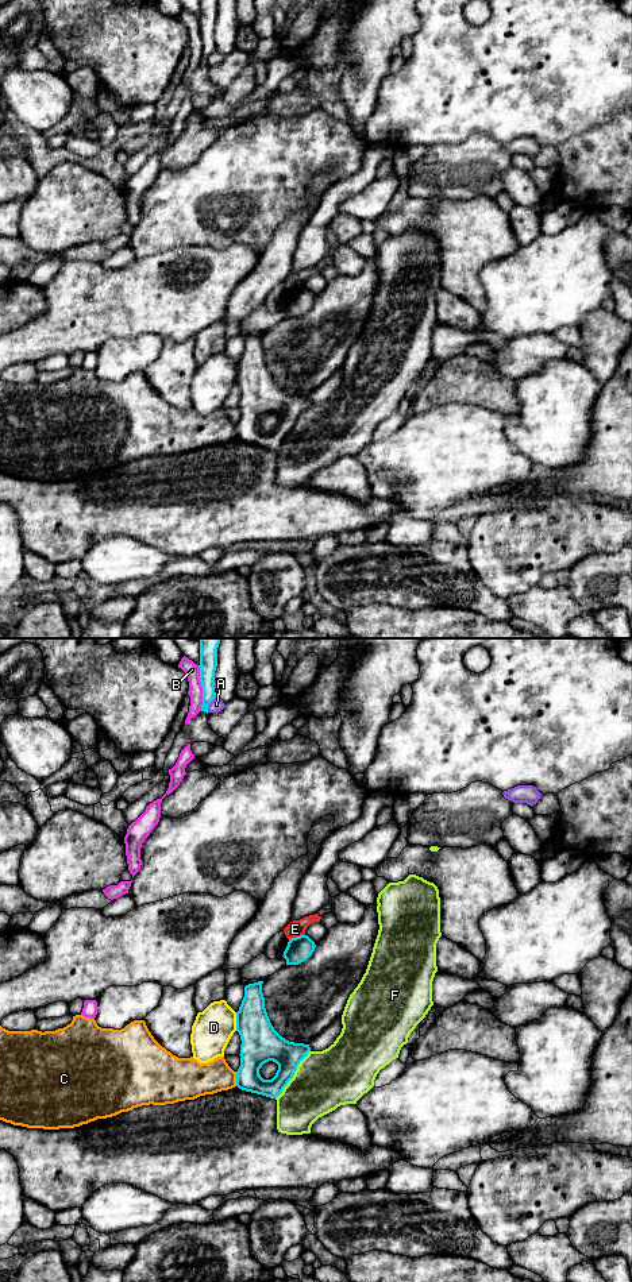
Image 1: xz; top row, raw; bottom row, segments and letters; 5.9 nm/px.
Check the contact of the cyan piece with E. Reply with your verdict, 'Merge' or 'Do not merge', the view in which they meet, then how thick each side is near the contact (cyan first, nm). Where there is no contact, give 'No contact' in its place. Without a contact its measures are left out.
Do not merge. Touches cyan in xz. Thickness 150 nm (cyan) against 100 nm

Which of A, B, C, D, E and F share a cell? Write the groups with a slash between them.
A / B / C E / D / F

